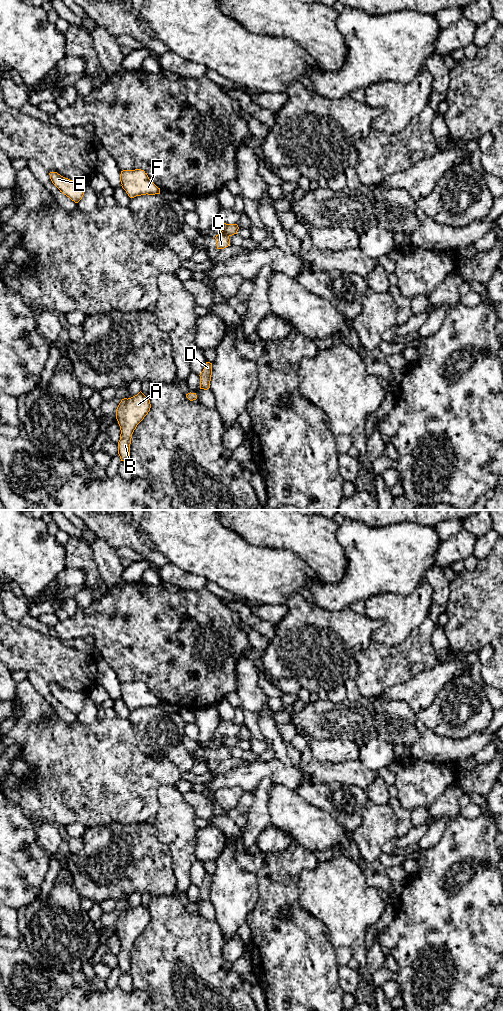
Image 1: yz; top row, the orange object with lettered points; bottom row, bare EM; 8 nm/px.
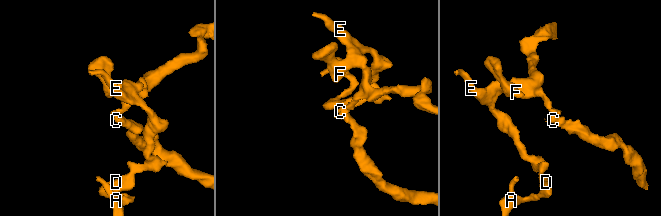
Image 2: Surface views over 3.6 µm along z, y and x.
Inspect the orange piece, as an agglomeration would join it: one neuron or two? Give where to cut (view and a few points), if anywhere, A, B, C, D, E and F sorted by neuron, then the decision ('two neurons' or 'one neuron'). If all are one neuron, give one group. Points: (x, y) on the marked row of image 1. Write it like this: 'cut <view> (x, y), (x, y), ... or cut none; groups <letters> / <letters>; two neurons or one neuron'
cut yz (222, 231), (228, 236); groups A B D E F / C; two neurons

